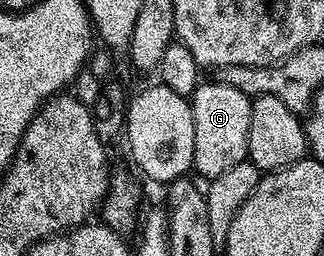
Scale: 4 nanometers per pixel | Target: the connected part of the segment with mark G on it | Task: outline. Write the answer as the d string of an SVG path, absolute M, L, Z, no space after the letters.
M198 82L191 96L195 123L195 147L192 170L206 175L211 181L217 175L227 173L235 165L246 162L249 153L251 129L251 105L253 99L229 83Z

